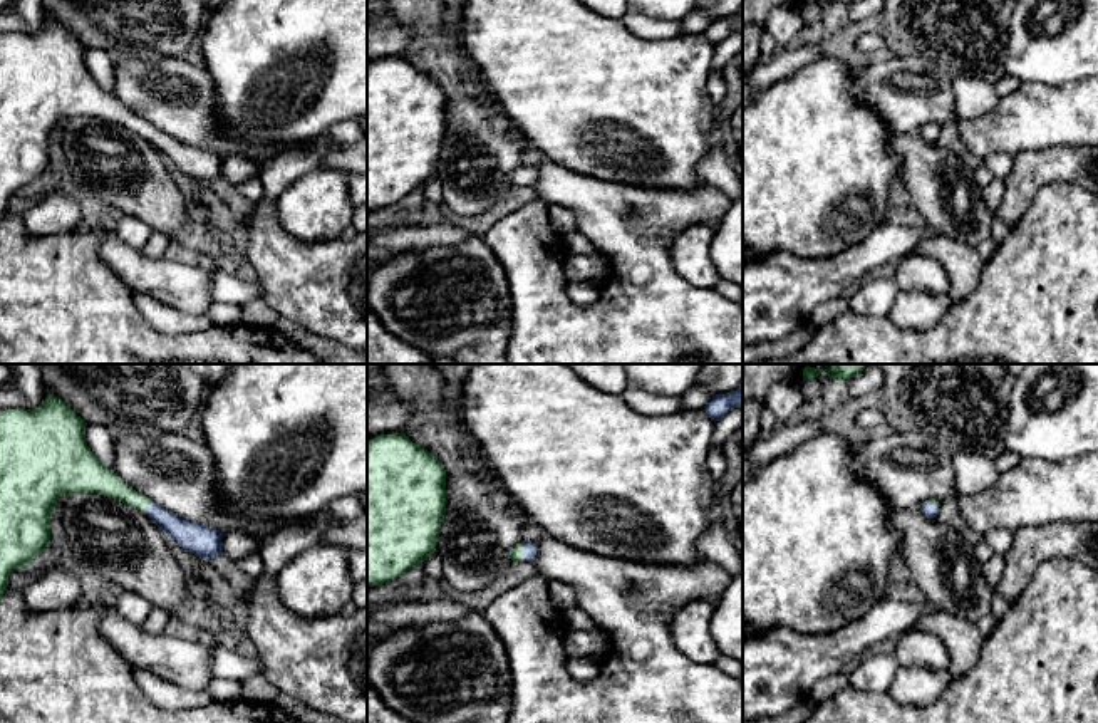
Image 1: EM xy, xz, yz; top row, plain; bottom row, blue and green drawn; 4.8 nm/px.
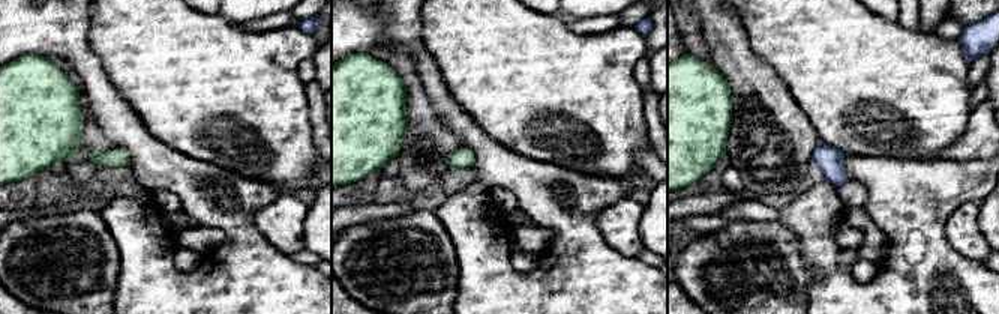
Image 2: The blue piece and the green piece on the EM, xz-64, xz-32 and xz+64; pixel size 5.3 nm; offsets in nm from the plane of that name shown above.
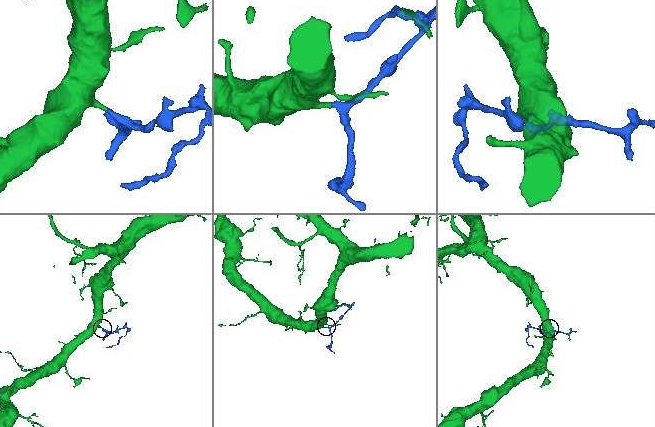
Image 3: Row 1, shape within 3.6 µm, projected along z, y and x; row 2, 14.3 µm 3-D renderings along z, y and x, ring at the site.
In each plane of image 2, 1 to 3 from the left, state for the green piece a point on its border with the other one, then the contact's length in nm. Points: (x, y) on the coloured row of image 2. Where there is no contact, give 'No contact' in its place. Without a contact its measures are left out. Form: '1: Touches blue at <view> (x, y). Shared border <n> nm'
1: No contact
2: No contact
3: No contact

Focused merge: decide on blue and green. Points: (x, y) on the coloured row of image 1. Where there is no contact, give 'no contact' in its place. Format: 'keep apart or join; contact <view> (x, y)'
join; contact xz (523, 551)

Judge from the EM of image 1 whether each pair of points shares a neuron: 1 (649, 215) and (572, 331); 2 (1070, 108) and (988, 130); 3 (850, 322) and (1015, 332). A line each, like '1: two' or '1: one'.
1: one
2: one
3: one

